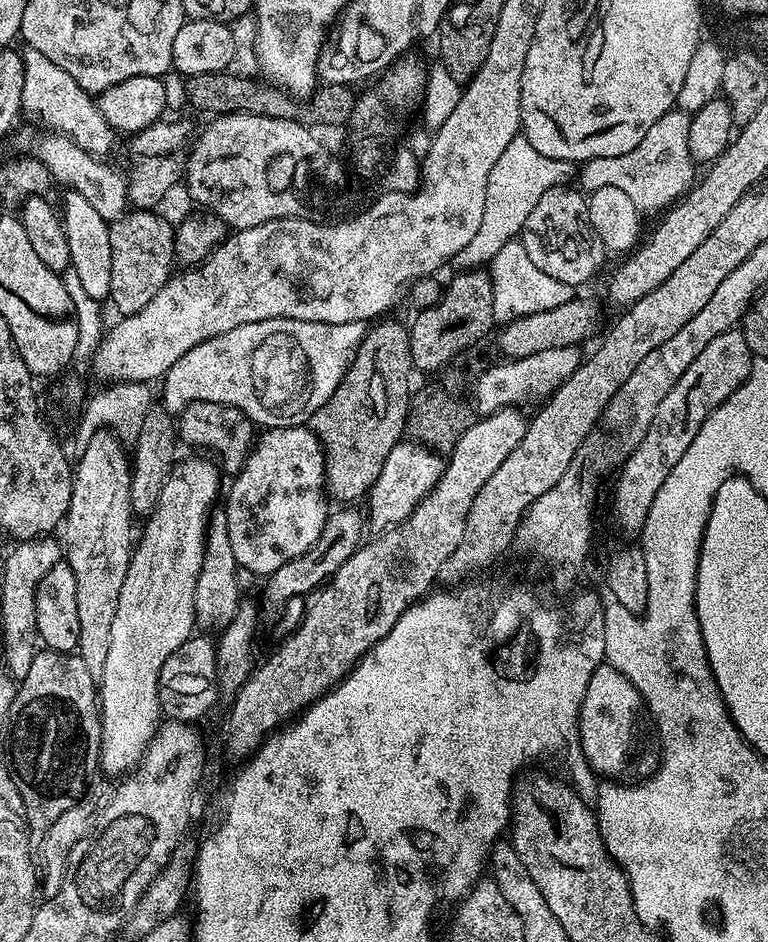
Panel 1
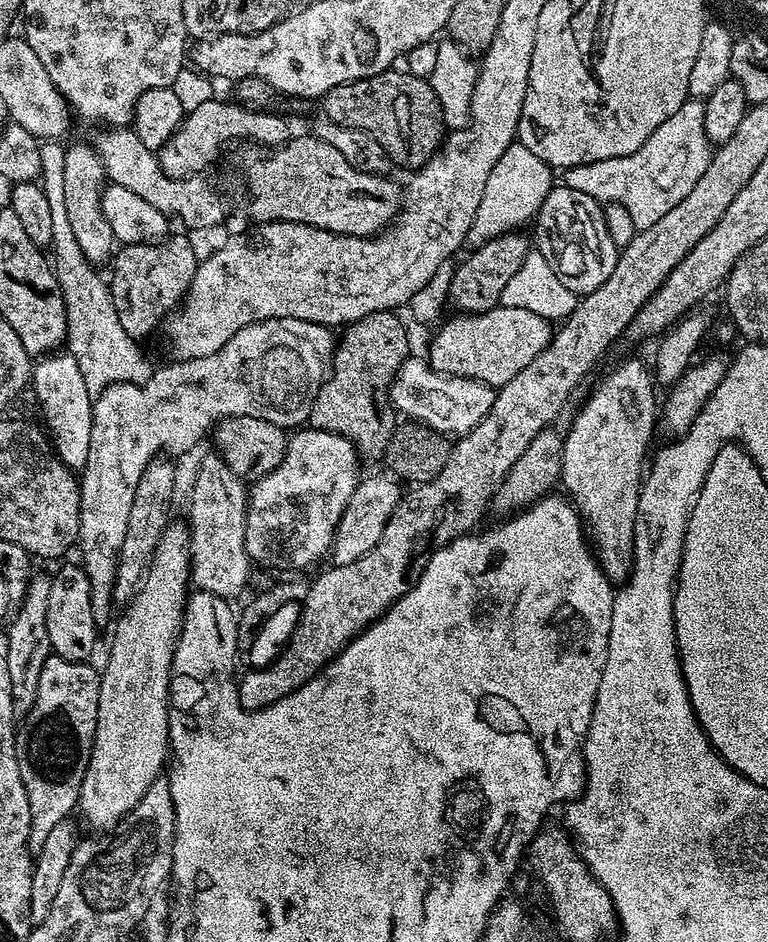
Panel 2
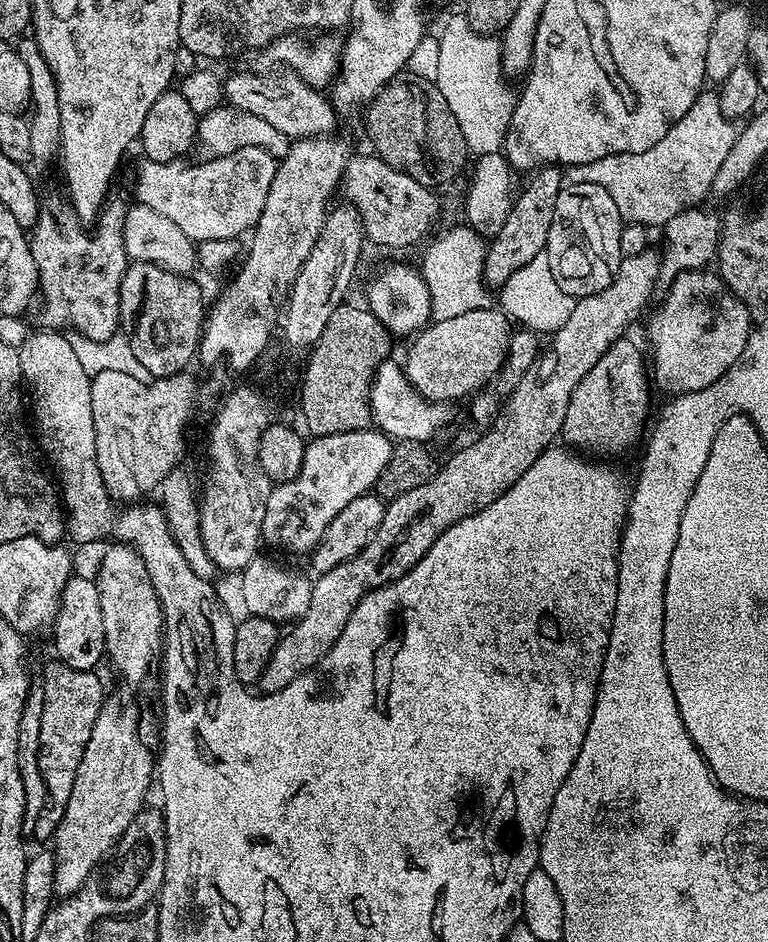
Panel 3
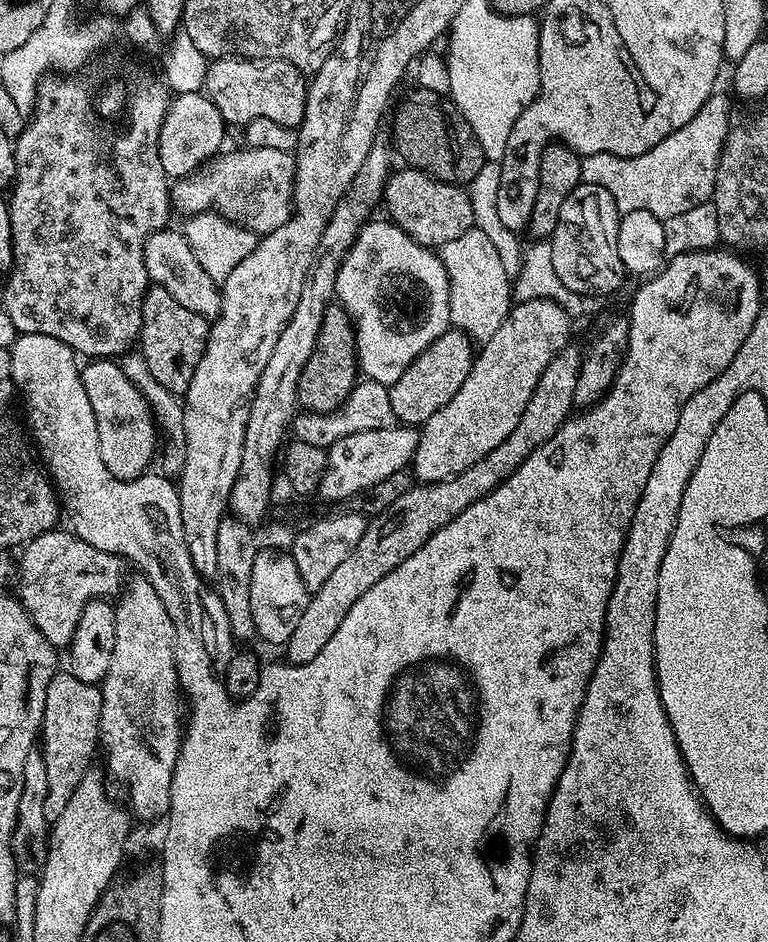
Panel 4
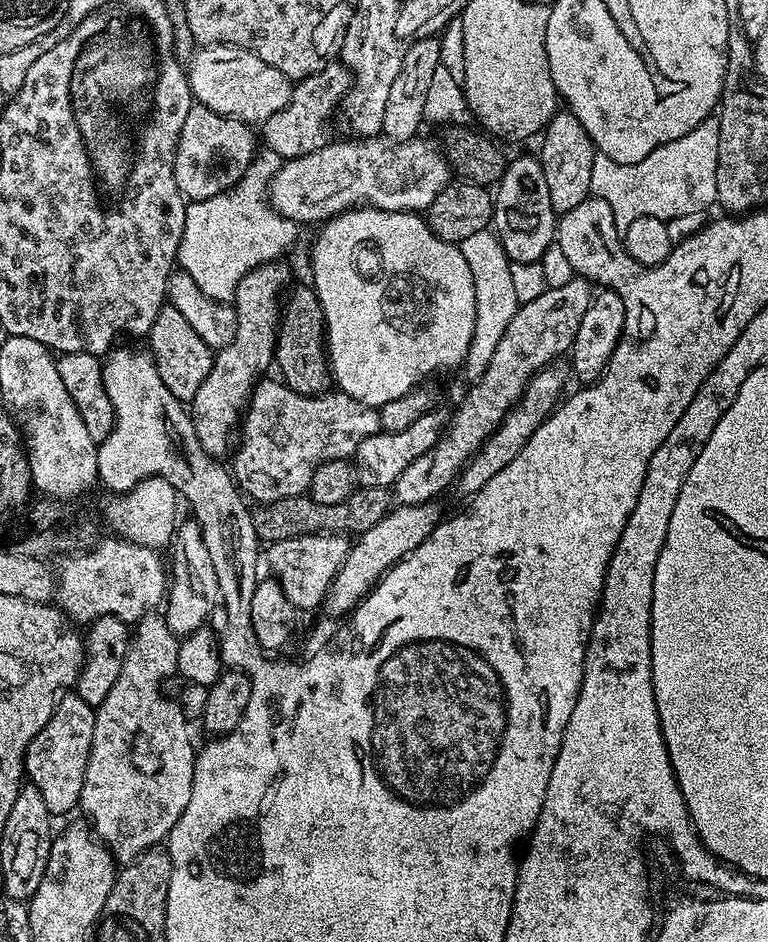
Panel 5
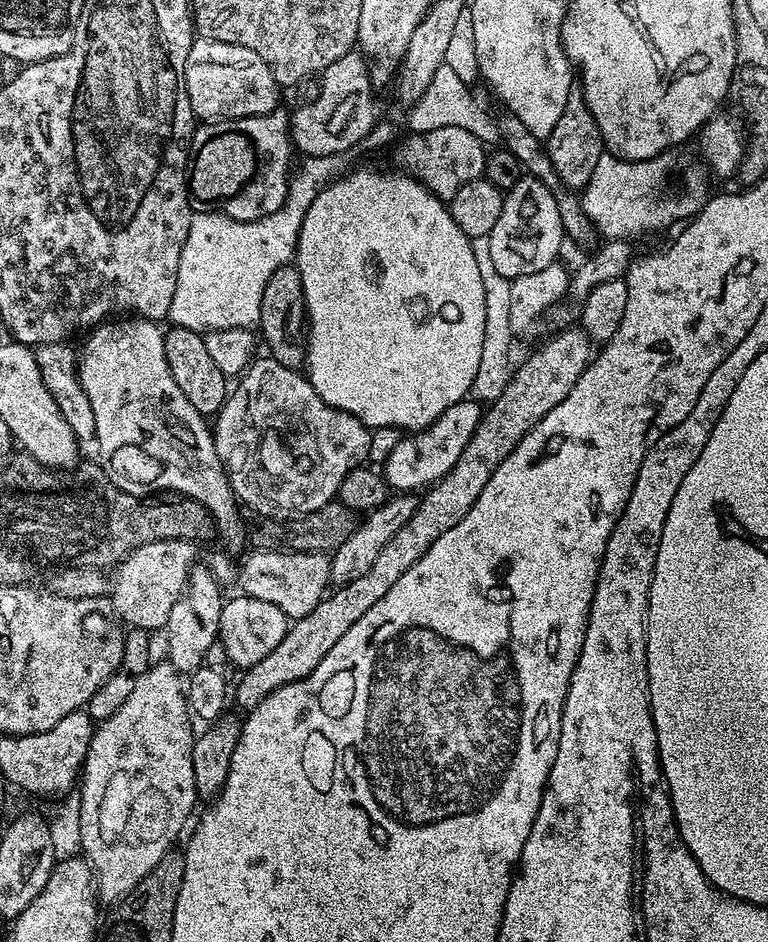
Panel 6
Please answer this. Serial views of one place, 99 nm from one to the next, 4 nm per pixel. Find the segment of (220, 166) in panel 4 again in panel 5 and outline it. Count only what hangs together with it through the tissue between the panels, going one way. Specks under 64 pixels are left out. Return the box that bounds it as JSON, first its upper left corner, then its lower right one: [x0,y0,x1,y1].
[270,138,454,226]

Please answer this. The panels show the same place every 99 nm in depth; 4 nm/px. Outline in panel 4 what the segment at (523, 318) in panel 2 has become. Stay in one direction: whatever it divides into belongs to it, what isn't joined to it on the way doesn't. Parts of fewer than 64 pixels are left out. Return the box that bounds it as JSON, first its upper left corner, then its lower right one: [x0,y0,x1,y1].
[388,330,474,426]

